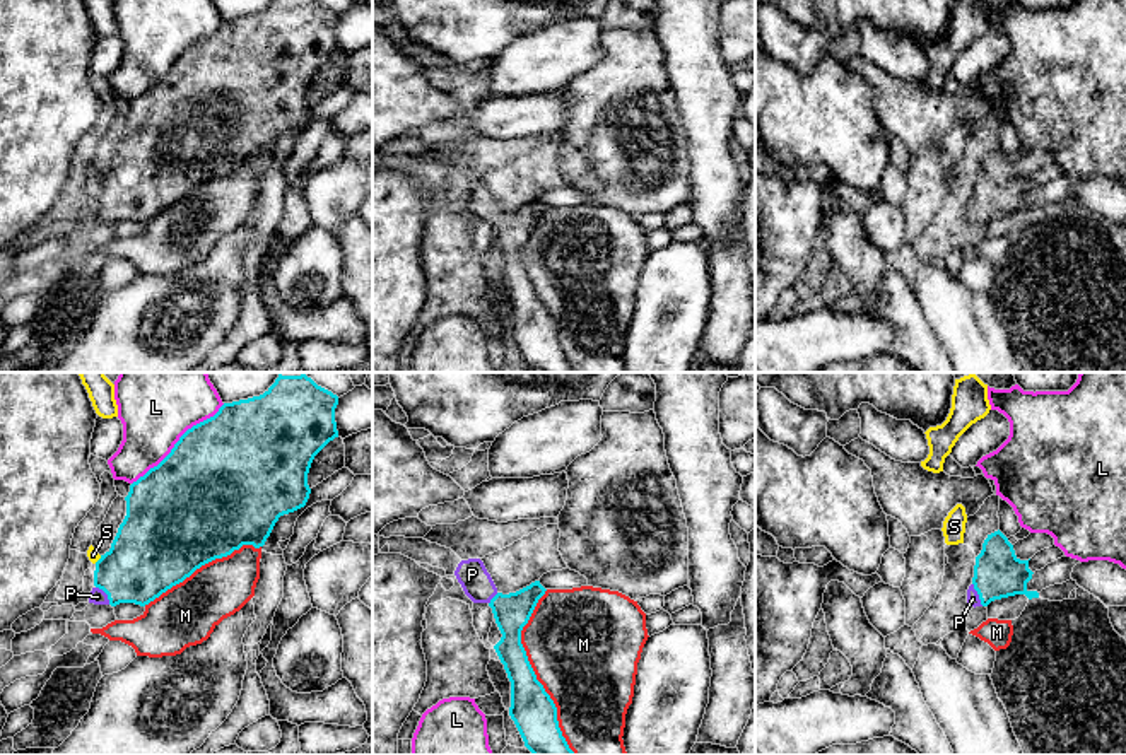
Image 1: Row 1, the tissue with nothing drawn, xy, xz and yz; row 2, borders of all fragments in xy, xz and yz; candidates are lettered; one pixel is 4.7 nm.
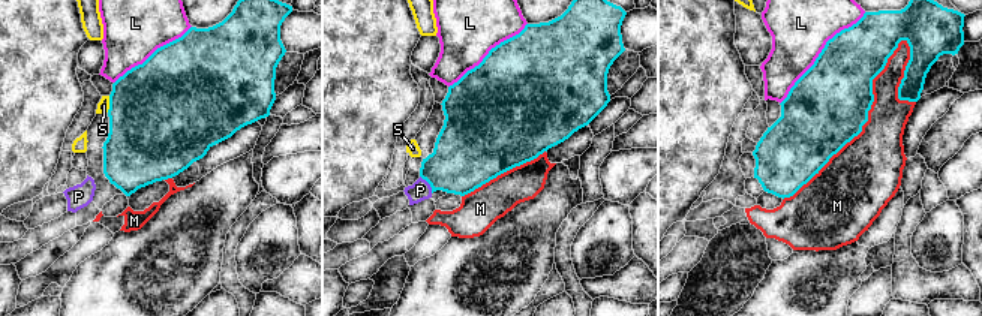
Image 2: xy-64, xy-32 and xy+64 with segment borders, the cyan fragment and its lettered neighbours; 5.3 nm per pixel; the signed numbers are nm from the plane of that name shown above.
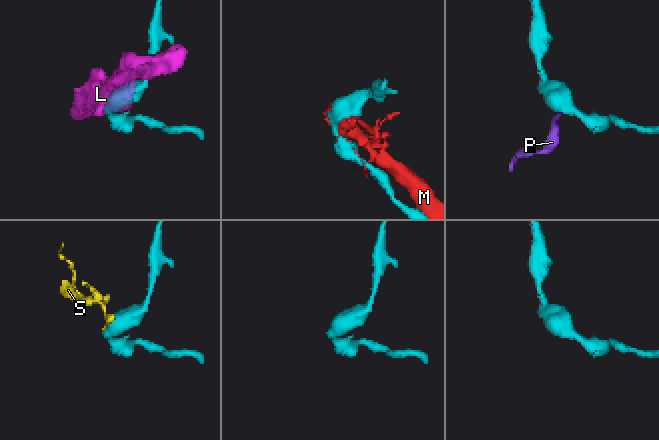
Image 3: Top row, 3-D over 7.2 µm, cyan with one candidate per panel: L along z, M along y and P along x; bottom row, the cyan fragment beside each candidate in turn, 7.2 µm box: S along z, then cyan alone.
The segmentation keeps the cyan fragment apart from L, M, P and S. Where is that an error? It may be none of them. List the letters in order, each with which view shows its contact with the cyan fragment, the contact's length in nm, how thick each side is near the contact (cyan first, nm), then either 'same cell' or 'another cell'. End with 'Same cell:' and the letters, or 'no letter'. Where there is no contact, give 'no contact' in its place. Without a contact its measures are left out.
L: meets cyan in xy; contact 600 nm long; 500 nm thick on the cyan side, 320 nm on the other; another cell
M: meets cyan in xz; contact 800 nm long; 200 nm thick on the cyan side, 500 nm on the other; another cell
P: meets cyan in yz; contact 120 nm long; 220 nm thick on the cyan side, 60 nm on the other; same cell
S: meets cyan in xy; contact 50 nm long; 380 nm thick on the cyan side, 50 nm on the other; another cell
Same cell: P

